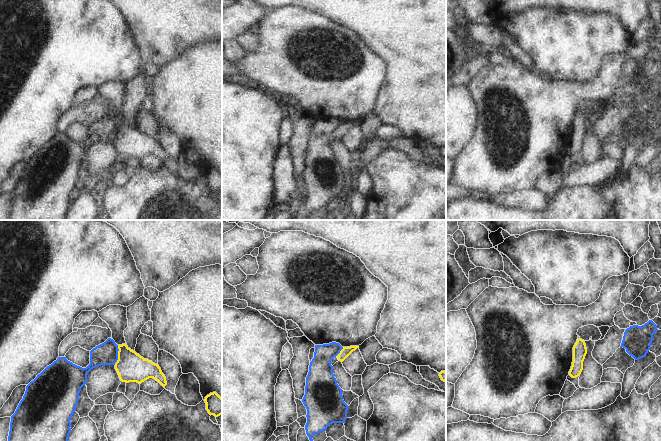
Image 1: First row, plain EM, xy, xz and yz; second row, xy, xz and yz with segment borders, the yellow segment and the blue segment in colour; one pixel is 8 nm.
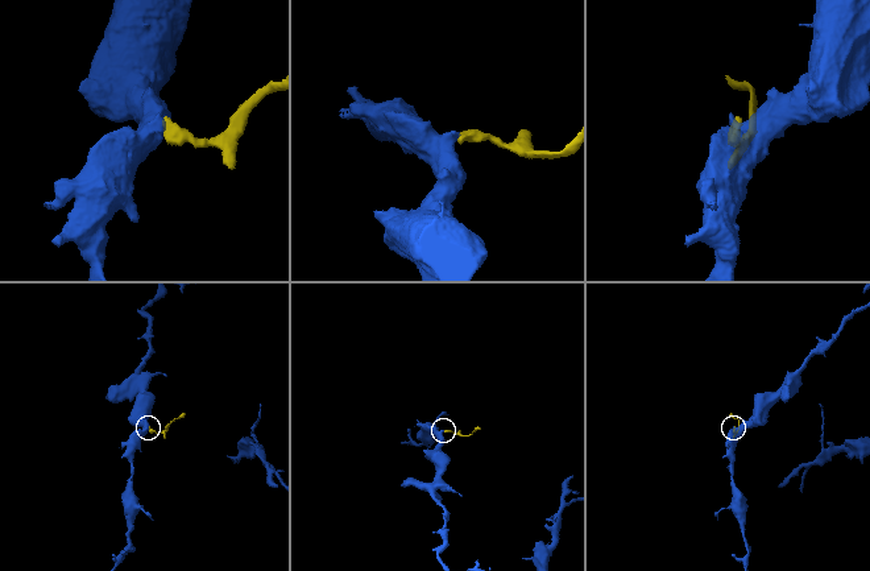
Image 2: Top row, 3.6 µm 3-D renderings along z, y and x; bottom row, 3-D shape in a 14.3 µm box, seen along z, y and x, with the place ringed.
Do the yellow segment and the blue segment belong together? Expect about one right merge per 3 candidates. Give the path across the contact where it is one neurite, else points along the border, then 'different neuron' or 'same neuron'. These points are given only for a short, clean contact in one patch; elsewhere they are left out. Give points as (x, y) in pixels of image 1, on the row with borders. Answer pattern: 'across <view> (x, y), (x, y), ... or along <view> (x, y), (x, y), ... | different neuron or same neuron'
along xy (118, 345), (118, 359), (114, 364) | different neuron

